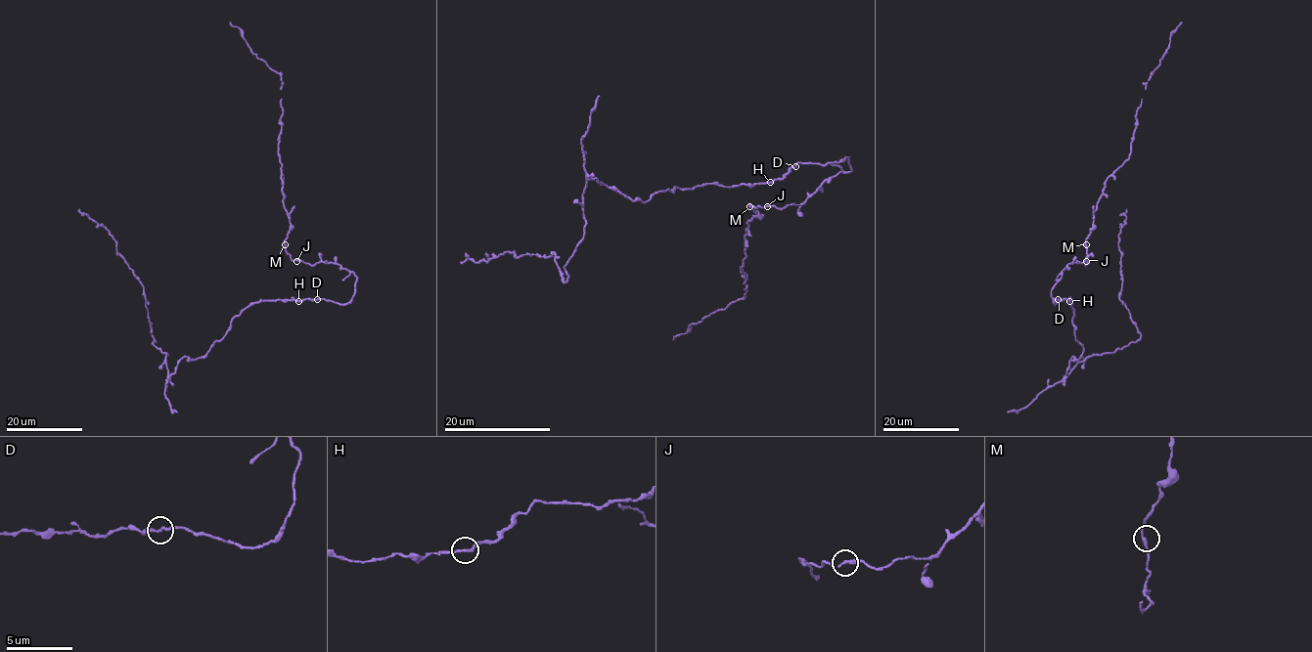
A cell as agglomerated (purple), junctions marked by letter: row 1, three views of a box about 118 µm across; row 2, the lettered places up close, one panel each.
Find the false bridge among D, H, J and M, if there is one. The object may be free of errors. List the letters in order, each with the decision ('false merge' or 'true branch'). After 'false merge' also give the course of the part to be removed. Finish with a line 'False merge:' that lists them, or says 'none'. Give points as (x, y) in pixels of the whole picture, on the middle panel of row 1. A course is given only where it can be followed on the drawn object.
D: true branch
H: true branch
J: true branch
M: true branch
False merge: none

